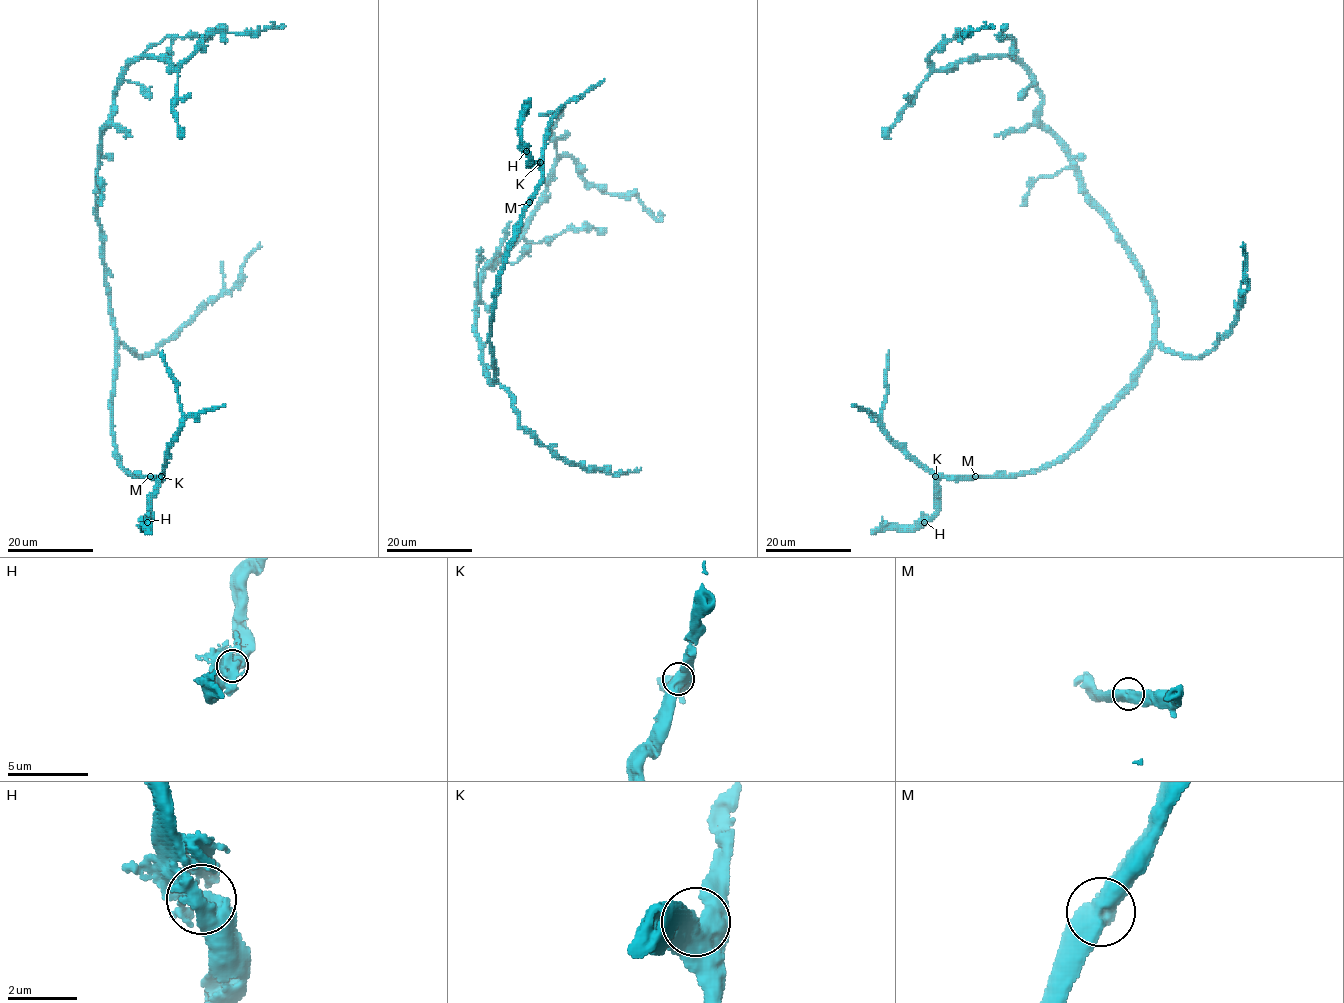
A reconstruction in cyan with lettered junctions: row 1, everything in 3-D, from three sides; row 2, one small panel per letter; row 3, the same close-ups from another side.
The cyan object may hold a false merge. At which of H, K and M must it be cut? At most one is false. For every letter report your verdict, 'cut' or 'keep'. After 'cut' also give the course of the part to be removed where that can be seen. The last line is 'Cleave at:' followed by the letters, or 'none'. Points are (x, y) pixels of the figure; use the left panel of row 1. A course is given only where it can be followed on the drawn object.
H: keep
K: keep
M: keep
Cleave at: none

